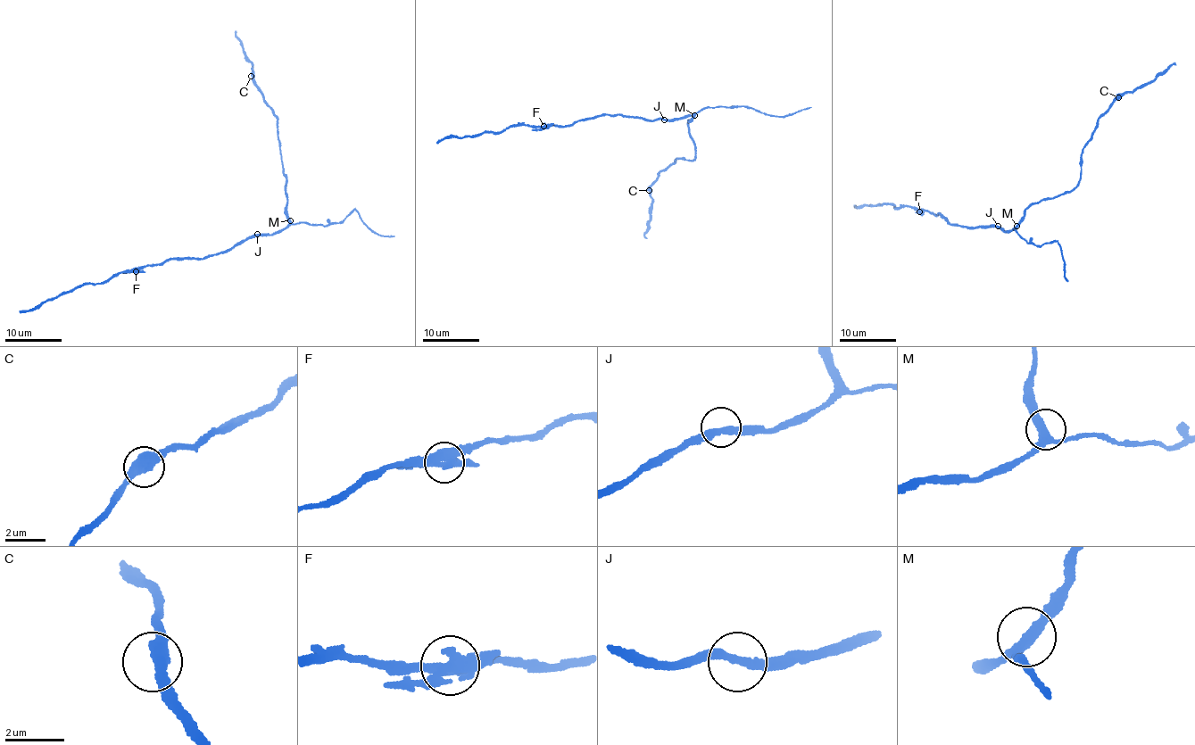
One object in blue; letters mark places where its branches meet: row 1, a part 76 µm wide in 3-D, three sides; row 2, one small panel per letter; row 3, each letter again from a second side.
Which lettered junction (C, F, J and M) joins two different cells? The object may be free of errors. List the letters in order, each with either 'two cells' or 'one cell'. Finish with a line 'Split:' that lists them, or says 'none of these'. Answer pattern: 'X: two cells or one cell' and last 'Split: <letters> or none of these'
C: one cell
F: two cells
J: one cell
M: one cell
Split: F

